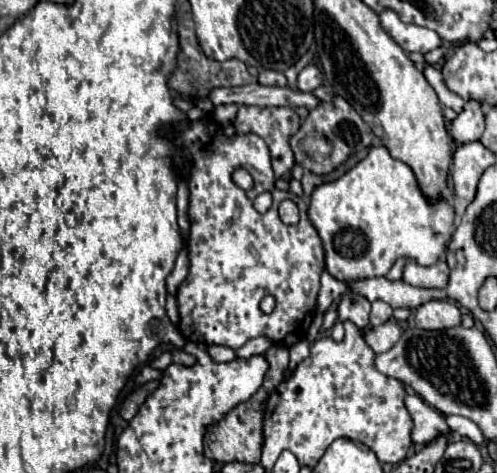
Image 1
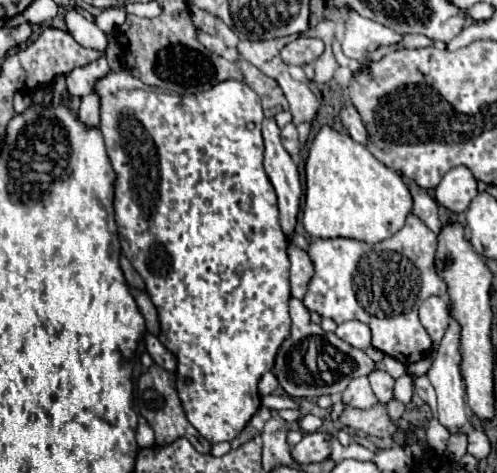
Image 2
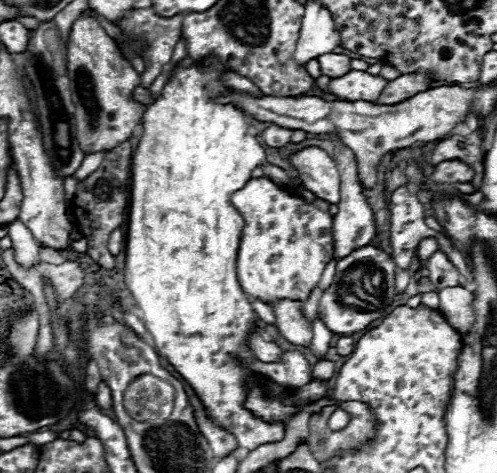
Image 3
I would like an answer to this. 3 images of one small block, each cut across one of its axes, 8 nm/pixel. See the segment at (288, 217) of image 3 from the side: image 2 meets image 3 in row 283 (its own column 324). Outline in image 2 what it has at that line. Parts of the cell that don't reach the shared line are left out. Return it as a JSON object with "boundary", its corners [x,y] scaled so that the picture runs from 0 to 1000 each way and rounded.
{"boundary":[[[825,452],[817,461],[817,474],[805,490],[797,490],[789,503],[769,507],[761,516],[736,516],[708,503],[628,503],[620,516],[620,541],[632,558],[632,579],[620,600],[620,617],[612,626],[612,647],[620,660],[640,660],[648,672],[664,672],[676,685],[700,681],[700,677],[724,677],[732,681],[748,702],[748,732],[789,757],[797,757],[809,770],[833,770],[861,753],[869,736],[869,715],[853,698],[853,689],[841,677],[841,651],[845,643],[873,622],[897,622],[901,605],[881,584],[873,550],[877,550],[877,524],[881,524],[881,499],[857,482],[857,474]]]}

